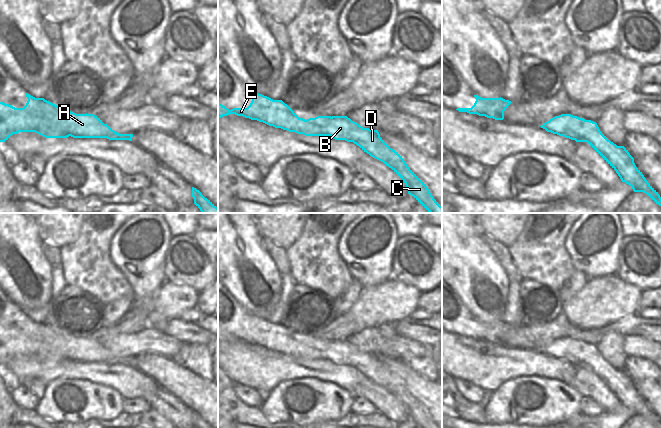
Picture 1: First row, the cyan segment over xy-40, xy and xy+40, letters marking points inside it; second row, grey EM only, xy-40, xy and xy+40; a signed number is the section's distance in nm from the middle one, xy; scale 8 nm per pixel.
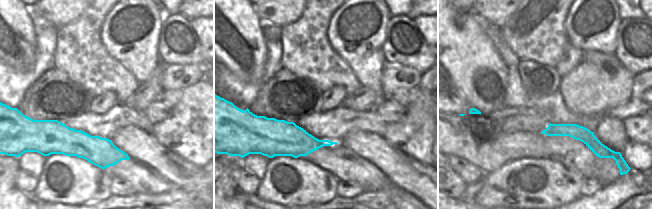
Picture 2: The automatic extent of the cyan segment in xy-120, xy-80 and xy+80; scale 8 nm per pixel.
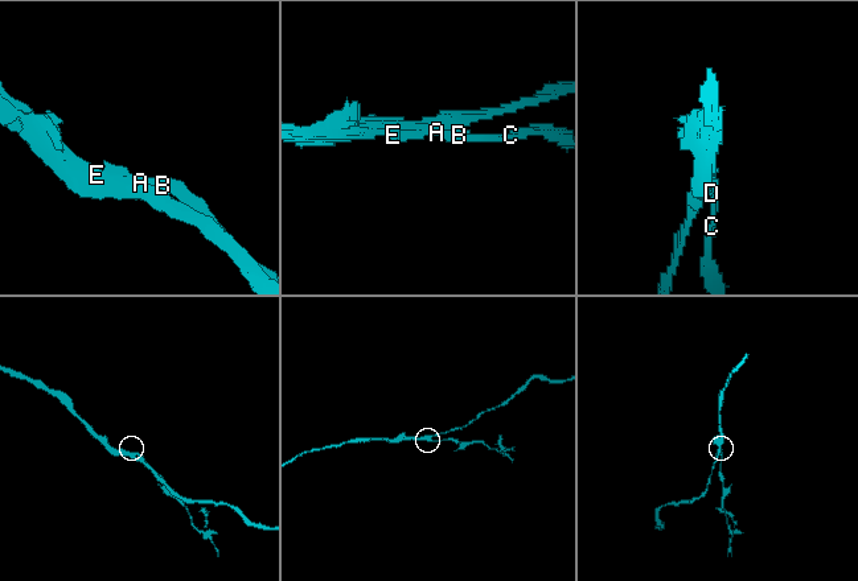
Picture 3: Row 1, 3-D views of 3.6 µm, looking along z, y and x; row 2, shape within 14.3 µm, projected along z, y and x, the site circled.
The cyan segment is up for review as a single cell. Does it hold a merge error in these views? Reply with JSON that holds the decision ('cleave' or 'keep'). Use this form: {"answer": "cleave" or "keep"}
{"answer": "cleave"}

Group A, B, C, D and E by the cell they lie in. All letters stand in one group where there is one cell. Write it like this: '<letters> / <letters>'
A E / B C D

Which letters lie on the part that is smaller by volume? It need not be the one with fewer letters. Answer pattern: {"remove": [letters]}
{"remove": ["B", "C", "D"]}

